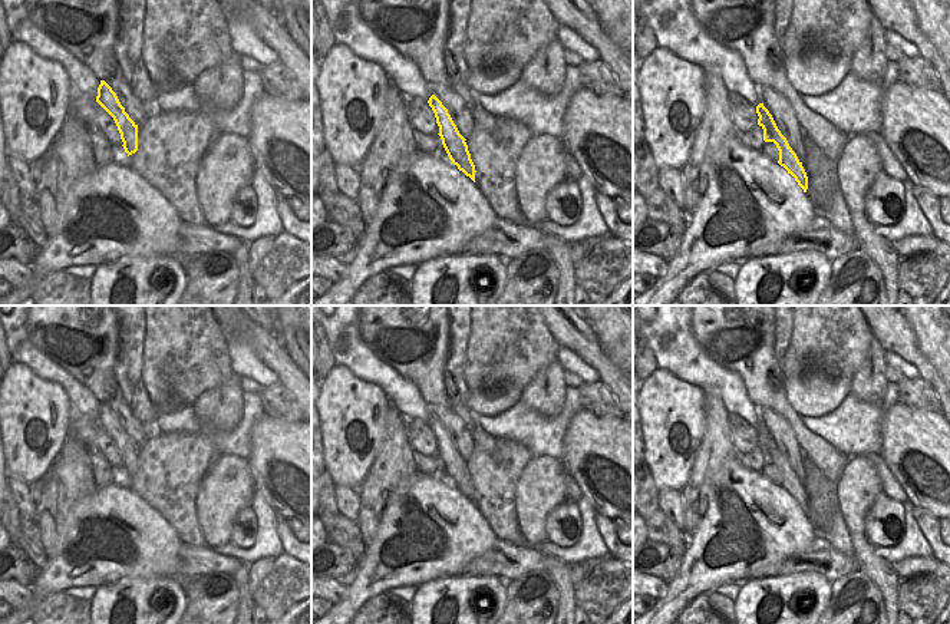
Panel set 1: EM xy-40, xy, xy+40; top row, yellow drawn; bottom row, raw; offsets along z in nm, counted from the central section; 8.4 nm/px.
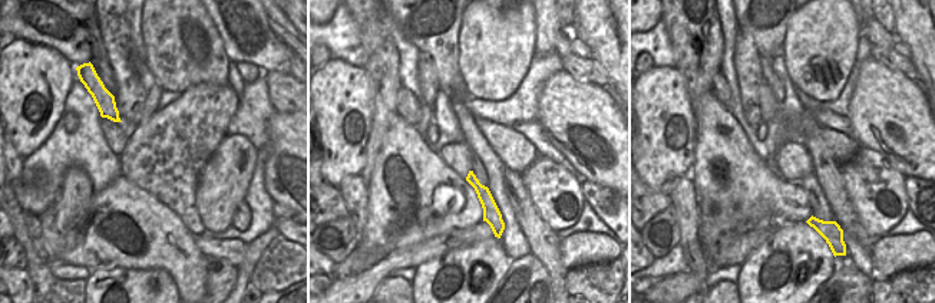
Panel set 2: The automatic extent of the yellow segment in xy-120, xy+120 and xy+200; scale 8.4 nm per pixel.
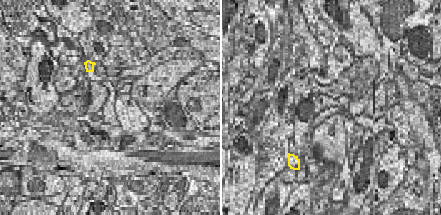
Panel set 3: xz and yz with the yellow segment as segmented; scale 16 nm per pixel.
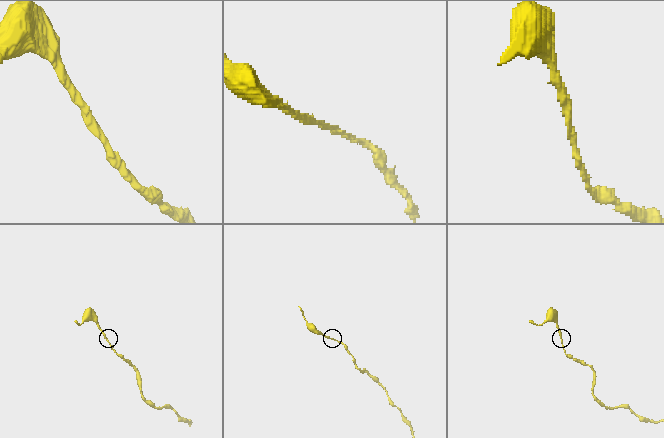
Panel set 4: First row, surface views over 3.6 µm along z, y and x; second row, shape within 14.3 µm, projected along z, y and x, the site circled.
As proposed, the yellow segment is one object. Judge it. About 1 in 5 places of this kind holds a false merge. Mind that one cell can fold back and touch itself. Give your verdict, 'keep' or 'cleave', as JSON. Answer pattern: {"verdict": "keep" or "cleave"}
{"verdict": "keep"}

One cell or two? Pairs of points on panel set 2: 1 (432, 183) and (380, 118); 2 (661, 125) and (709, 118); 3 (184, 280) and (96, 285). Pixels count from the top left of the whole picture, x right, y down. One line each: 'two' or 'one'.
1: two
2: two
3: two

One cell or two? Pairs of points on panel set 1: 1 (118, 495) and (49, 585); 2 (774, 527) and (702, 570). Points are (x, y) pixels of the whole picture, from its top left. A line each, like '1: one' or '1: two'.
1: one
2: one

